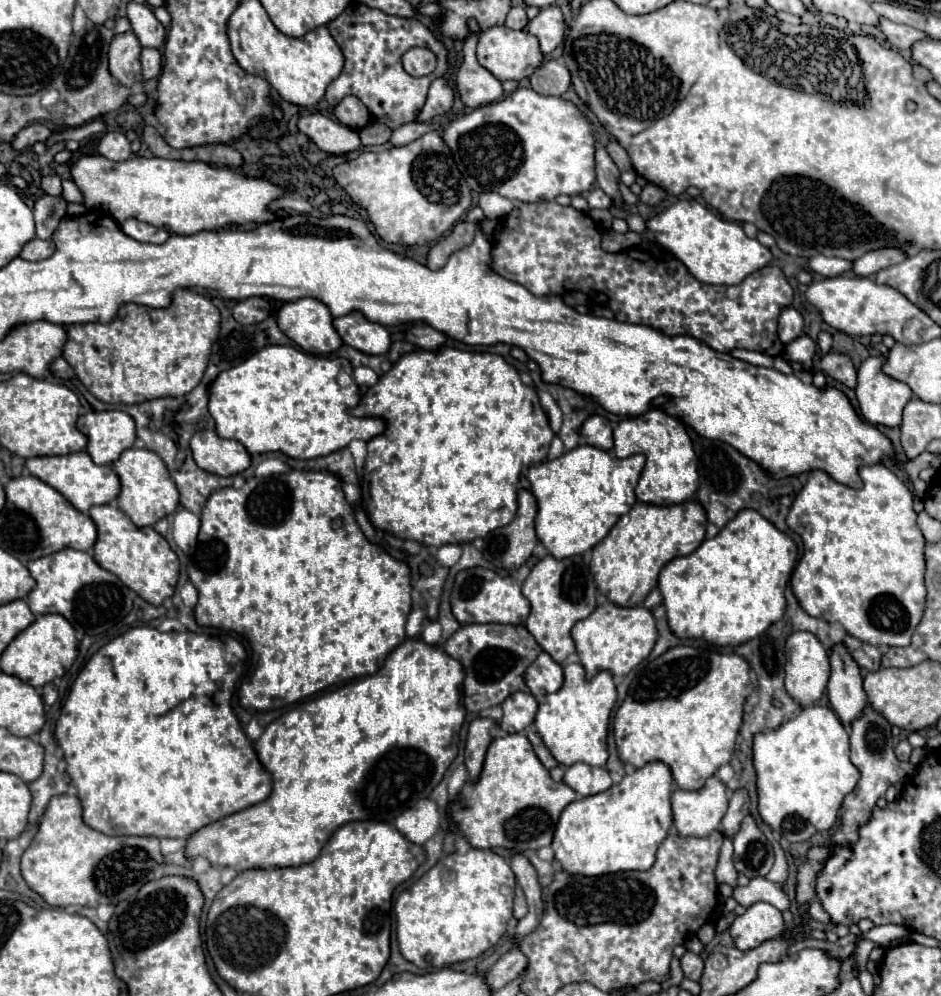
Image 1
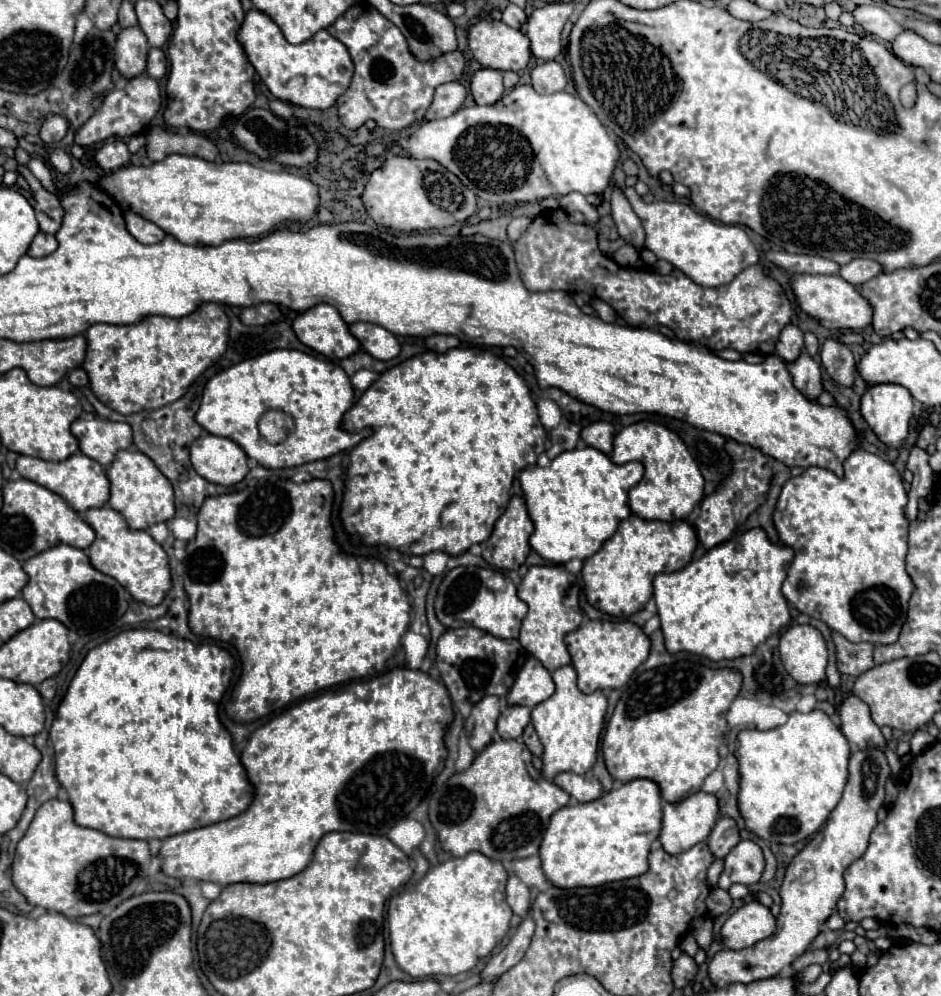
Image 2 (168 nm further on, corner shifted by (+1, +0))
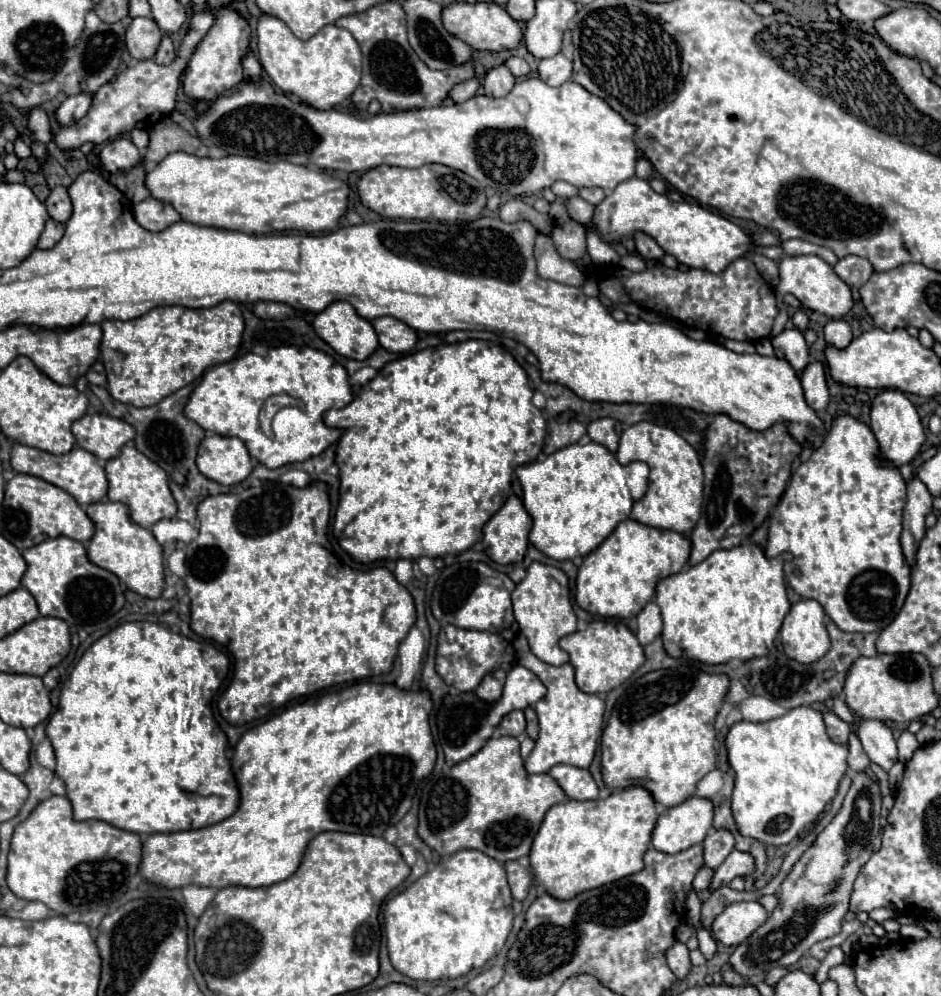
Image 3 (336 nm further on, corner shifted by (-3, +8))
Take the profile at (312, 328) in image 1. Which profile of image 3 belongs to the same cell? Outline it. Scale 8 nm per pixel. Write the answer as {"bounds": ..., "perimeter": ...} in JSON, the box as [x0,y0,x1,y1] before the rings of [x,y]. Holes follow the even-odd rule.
{"bounds":[313,302,379,360],"perimeter":[[[333,302],[313,320],[315,334],[325,340],[337,354],[365,360],[379,348],[373,326],[357,316],[349,302]]]}

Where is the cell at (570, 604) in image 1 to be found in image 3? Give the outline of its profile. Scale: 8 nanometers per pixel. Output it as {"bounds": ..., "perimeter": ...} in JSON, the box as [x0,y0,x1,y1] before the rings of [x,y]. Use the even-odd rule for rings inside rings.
{"bounds":[513,562,577,666],"perimeter":[[[533,562],[527,568],[525,580],[521,580],[513,590],[513,610],[515,610],[515,620],[519,622],[521,634],[527,638],[531,652],[539,660],[553,666],[561,666],[569,662],[569,654],[559,646],[559,640],[577,630],[577,616],[571,606],[569,578],[563,570],[541,562]]]}

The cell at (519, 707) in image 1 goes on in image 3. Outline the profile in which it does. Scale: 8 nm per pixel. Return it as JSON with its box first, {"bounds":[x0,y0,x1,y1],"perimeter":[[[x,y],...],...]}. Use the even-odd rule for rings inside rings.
{"bounds":[499,710,525,736],"perimeter":[[[513,710],[511,714],[503,716],[503,720],[501,720],[499,726],[509,736],[521,736],[525,732],[525,714],[523,714],[523,710]]]}

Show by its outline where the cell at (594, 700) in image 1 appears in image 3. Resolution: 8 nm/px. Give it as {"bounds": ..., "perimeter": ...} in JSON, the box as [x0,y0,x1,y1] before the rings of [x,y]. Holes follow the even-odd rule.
{"bounds":[513,636,605,774],"perimeter":[[[517,636],[513,646],[517,652],[519,664],[533,670],[541,678],[541,682],[547,686],[545,698],[541,698],[535,704],[535,712],[539,718],[539,738],[535,742],[531,756],[525,760],[527,772],[531,774],[549,772],[549,768],[553,768],[555,764],[571,764],[577,768],[589,768],[597,750],[597,742],[603,732],[605,700],[597,694],[587,694],[577,688],[575,674],[573,674],[575,670],[571,664],[551,666],[551,664],[541,662],[527,646],[525,636]]]}

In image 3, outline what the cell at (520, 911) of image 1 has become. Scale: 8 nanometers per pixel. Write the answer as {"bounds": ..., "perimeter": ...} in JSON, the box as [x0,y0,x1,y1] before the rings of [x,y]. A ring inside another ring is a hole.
{"bounds":[505,860,533,900],"perimeter":[[[517,860],[507,862],[505,864],[507,870],[507,878],[509,878],[509,886],[511,886],[511,894],[515,900],[525,900],[529,894],[529,888],[533,884],[533,874],[529,868],[523,868]]]}

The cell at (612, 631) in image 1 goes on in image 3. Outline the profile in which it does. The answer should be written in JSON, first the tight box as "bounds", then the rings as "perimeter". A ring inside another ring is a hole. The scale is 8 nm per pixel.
{"bounds":[559,620,645,694],"perimeter":[[[593,620],[583,632],[573,632],[559,644],[571,656],[577,686],[589,694],[603,694],[621,686],[645,662],[641,642],[621,620]]]}

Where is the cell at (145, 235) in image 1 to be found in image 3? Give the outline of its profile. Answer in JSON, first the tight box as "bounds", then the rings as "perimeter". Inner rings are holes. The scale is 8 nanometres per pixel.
{"bounds":[133,198,181,232],"perimeter":[[[147,198],[139,204],[135,204],[133,216],[139,222],[139,226],[143,226],[149,232],[161,232],[167,226],[171,226],[173,222],[181,220],[171,204],[163,204],[155,198]]]}

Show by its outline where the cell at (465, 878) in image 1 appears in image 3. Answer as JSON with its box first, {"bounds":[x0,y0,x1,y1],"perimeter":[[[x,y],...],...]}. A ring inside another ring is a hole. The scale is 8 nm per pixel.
{"bounds":[385,850,511,980],"perimeter":[[[459,850],[385,904],[385,932],[395,970],[413,980],[459,978],[495,956],[511,928],[511,890],[505,866],[479,850]]]}

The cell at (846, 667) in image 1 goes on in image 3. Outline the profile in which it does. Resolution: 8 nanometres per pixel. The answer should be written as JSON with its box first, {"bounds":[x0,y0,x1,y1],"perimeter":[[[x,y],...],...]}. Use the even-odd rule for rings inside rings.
{"bounds":[857,720,897,770],"perimeter":[[[859,720],[857,736],[863,744],[863,750],[867,752],[869,760],[881,766],[883,770],[889,770],[897,762],[897,744],[893,738],[893,732],[889,726],[881,720]]]}

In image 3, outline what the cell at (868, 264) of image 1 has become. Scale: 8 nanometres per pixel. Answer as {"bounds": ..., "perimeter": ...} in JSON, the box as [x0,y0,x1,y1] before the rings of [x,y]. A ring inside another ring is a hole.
{"bounds":[833,256,873,288],"perimeter":[[[845,256],[841,258],[833,270],[851,286],[851,288],[859,288],[863,286],[869,276],[873,274],[873,266],[871,262],[867,262],[867,258],[859,258],[859,256]]]}

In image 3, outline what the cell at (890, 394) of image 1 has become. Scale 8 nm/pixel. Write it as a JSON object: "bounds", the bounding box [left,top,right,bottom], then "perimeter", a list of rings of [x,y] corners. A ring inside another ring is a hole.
{"bounds":[871,390,925,466],"perimeter":[[[883,390],[877,394],[871,402],[871,430],[885,452],[883,458],[893,466],[903,466],[915,458],[915,454],[921,450],[921,444],[925,442],[923,426],[917,414],[917,408],[911,404],[911,400],[901,390]]]}

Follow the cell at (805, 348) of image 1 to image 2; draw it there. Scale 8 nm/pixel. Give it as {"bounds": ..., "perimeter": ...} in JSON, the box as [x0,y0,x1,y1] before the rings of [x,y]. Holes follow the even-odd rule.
{"bounds":[787,354,823,400],"perimeter":[[[801,354],[795,362],[787,364],[791,376],[793,376],[793,384],[795,388],[809,400],[817,400],[819,394],[823,392],[821,386],[821,370],[819,364],[809,356],[809,354]]]}

